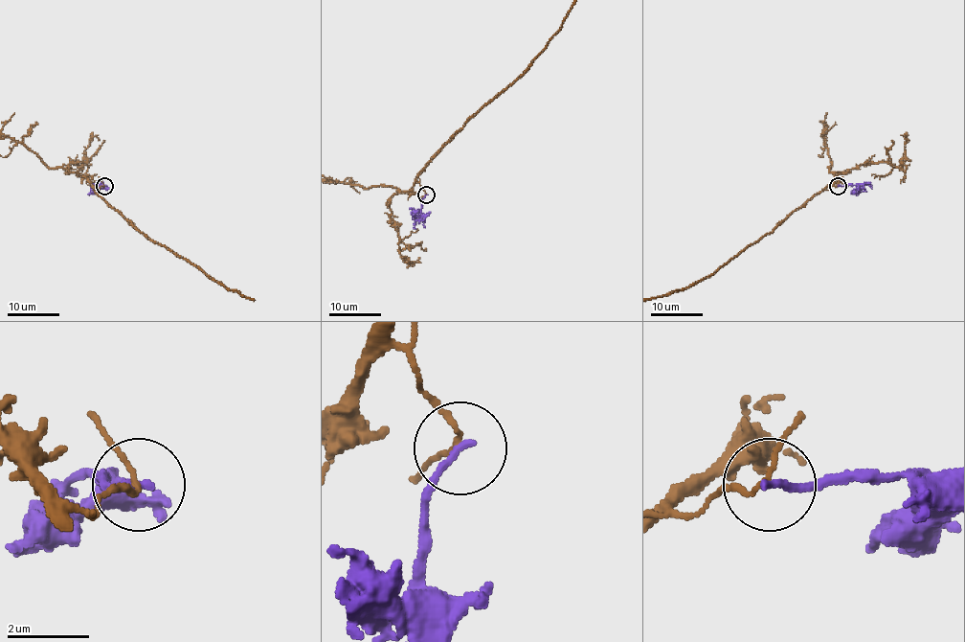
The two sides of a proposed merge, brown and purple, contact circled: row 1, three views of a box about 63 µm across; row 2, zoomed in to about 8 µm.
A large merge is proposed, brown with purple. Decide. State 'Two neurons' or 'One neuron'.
Two neurons

